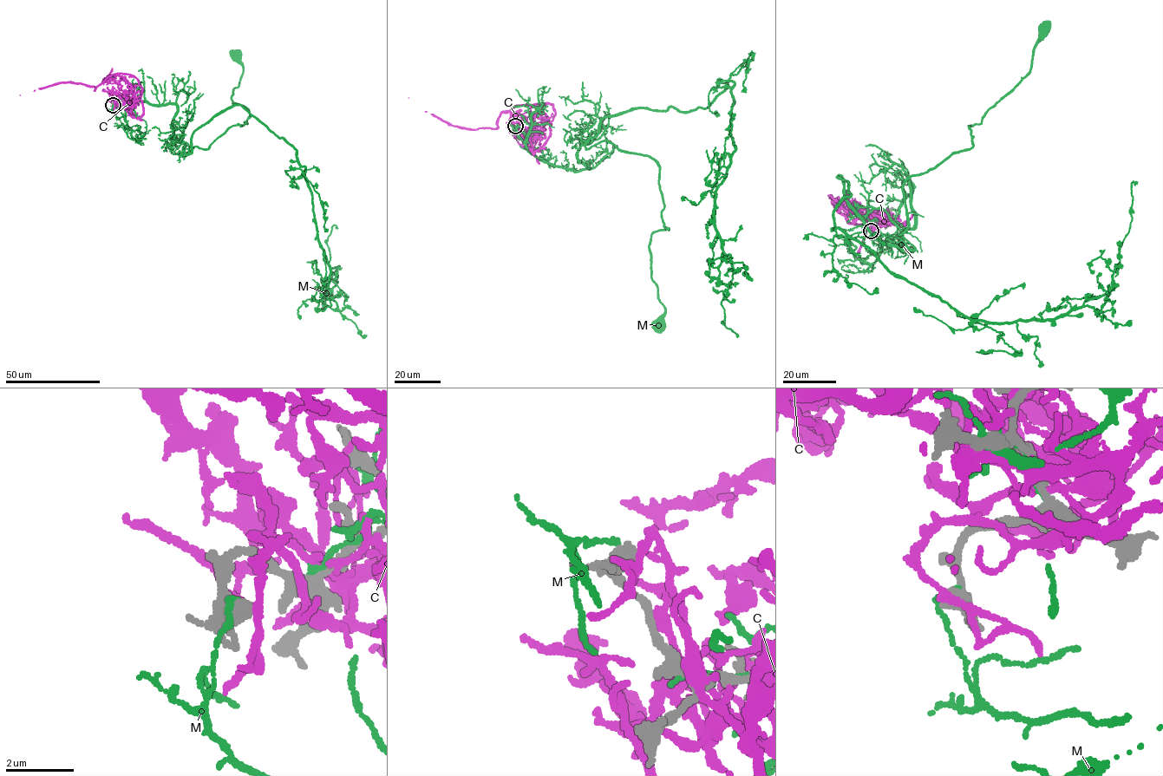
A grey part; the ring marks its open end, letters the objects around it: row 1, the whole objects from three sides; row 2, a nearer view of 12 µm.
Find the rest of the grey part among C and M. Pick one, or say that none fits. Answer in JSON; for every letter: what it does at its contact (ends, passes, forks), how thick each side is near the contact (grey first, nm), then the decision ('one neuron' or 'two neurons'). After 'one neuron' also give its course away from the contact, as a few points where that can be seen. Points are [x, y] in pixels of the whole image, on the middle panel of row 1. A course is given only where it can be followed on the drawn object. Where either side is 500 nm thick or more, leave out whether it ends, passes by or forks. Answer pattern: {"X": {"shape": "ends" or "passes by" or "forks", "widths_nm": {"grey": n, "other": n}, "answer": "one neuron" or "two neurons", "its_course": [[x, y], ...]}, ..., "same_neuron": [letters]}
{"C": {"shape": "forks", "widths_nm": {"grey": 380, "other": 170}, "answer": "two neurons"}, "M": {"shape": "ends", "widths_nm": {"grey": 360, "other": 150}, "answer": "two neurons"}, "same_neuron": []}

